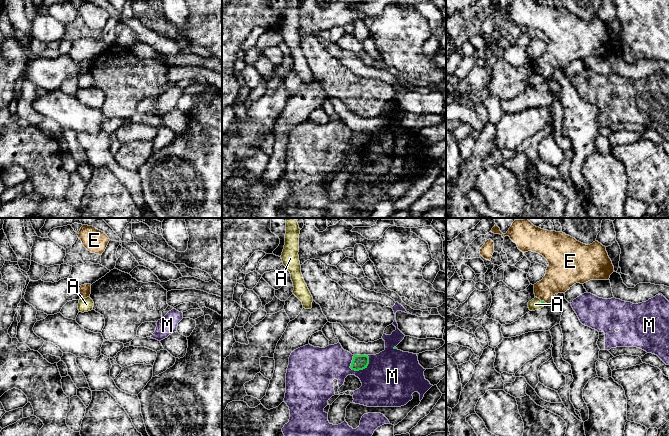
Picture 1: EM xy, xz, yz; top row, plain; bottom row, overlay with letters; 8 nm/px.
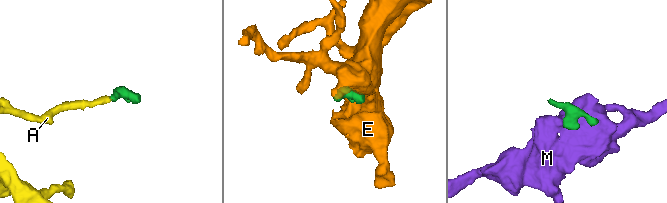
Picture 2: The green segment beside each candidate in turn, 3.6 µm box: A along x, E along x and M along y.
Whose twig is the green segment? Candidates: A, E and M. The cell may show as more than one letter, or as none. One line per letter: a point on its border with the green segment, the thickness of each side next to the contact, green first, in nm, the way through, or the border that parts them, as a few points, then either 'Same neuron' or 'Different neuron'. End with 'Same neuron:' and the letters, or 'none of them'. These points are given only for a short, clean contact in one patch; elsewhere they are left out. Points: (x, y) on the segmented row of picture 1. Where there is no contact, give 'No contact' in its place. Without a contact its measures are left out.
A: Touches green at yz (542, 303). Thickness 20 nm (green) against 100 nm. Path across: yz (542, 302), (542, 303), (535, 304). Same neuron
E: Touches green at yz (543, 301). Thickness 20 nm (green) against 240 nm. Different neuron
M: Touches green at xz (362, 369). Thickness 120 nm (green) against 440 nm. Different neuron
Same neuron: A

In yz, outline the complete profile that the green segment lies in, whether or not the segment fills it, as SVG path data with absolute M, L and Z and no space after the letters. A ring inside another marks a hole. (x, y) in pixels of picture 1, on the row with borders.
M535 297L534 299L532 299L531 301L528 302L528 308L530 311L539 310L542 307L544 307L545 305L547 305L547 303L545 303L544 301L541 301L537 297Z

